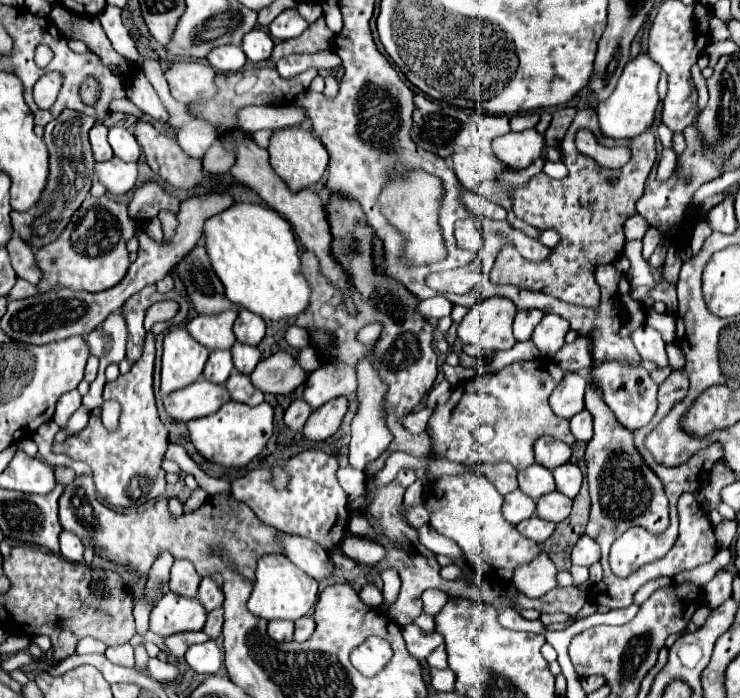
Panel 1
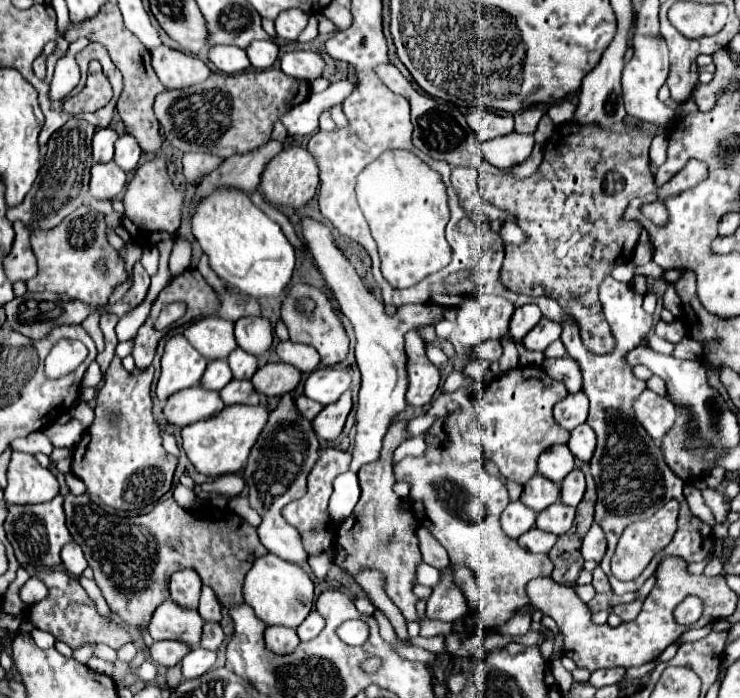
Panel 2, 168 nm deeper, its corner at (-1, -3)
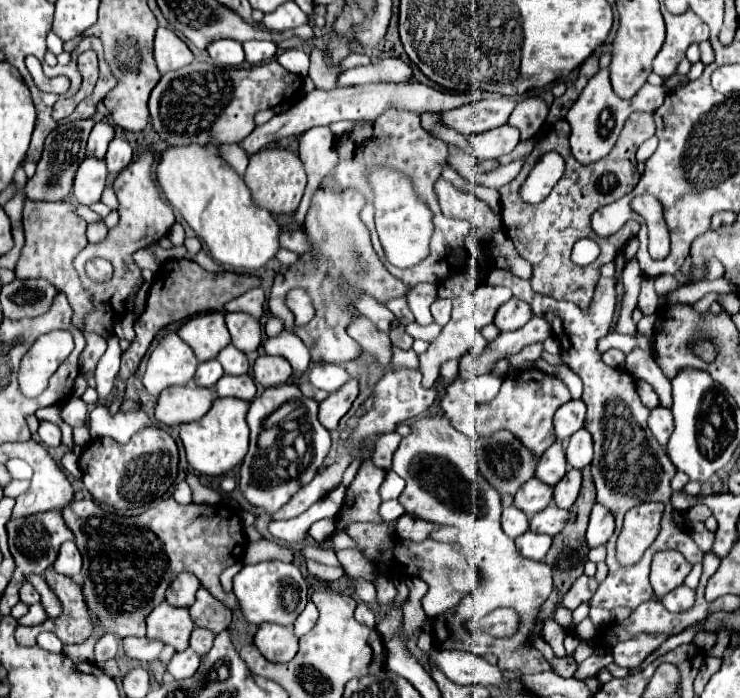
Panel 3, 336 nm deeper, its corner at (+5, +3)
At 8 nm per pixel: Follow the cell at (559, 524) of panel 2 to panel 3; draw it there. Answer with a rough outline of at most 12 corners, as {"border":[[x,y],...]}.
{"border":[[548,505],[530,519],[530,531],[554,537],[564,529],[568,511]]}

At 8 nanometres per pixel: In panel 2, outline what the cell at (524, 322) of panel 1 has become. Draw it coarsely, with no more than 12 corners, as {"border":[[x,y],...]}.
{"border":[[534,303],[518,307],[510,335],[520,341],[538,325],[542,313]]}

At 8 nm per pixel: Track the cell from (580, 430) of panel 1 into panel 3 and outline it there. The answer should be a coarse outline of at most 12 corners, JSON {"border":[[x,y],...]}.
{"border":[[586,429],[566,441],[570,467],[582,469],[592,461],[592,437]]}

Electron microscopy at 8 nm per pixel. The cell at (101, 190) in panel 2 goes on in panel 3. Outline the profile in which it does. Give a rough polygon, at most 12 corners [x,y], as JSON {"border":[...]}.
{"border":[[86,157],[74,177],[80,205],[98,203],[106,187],[106,161]]}

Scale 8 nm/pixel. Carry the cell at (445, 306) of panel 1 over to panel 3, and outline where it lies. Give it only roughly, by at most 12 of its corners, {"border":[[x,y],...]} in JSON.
{"border":[[316,363],[308,369],[308,383],[328,393],[348,381],[344,367]]}

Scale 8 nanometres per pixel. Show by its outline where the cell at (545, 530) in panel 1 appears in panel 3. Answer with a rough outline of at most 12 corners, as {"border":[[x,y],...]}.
{"border":[[526,531],[516,539],[518,551],[542,561],[552,537]]}

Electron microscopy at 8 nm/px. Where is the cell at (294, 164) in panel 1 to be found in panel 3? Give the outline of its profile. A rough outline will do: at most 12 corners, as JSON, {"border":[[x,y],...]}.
{"border":[[282,147],[250,157],[244,183],[256,205],[294,213],[304,163]]}

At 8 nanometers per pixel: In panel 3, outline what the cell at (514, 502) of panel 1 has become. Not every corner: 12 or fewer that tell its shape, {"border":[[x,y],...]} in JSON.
{"border":[[514,505],[502,511],[502,529],[516,539],[528,531],[528,515]]}

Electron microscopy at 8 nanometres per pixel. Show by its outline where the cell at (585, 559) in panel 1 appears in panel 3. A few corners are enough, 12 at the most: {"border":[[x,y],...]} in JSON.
{"border":[[596,503],[586,531],[588,547],[606,545],[612,513]]}

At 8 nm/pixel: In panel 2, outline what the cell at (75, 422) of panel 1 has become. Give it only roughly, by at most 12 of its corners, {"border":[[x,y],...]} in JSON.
{"border":[[78,421],[42,429],[50,443],[72,449],[84,427]]}

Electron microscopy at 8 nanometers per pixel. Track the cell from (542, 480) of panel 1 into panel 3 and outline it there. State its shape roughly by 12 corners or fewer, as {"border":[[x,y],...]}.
{"border":[[528,479],[514,505],[528,517],[552,503],[552,487]]}

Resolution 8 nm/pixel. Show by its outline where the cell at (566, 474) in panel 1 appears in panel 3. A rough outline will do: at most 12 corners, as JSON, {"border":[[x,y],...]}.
{"border":[[570,469],[554,487],[554,503],[570,509],[578,497],[582,475]]}

